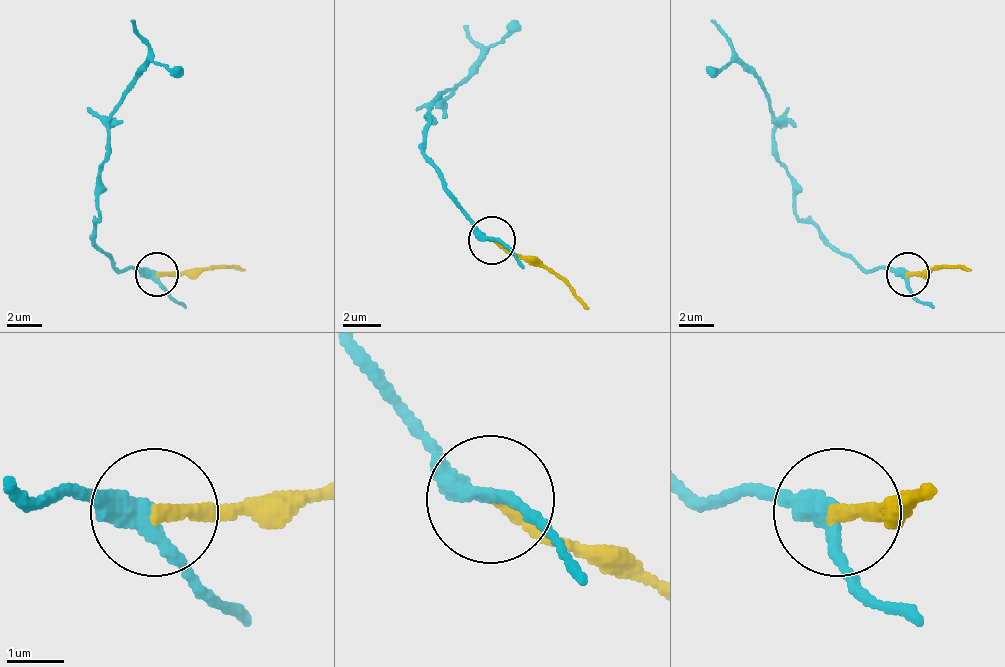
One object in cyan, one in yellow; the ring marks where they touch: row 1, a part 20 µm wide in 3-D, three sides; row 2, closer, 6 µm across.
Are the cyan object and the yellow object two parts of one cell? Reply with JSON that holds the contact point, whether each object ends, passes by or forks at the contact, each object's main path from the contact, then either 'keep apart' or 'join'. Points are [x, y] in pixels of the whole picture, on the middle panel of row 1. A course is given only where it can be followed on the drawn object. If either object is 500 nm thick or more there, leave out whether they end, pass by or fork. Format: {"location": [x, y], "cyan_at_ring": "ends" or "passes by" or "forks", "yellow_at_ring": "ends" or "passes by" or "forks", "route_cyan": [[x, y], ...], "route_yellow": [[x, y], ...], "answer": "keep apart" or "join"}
{"location": [492, 240], "cyan_at_ring": "passes by", "yellow_at_ring": "ends", "route_cyan": [[491, 241], [425, 156], [425, 123], [439, 95], [481, 57], [481, 48], [462, 24]], "route_yellow": [[491, 241], [538, 255], [590, 307]], "answer": "keep apart"}

